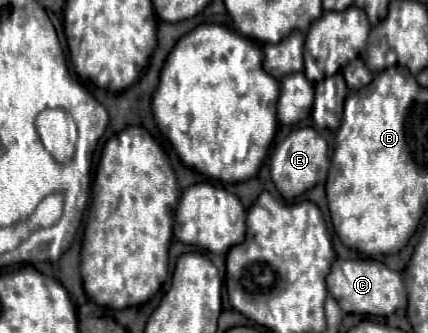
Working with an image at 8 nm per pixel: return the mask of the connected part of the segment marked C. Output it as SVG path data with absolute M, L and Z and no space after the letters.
M336 259L332 263L330 275L326 277L328 293L338 301L340 309L344 313L356 313L356 315L392 315L396 309L406 307L406 287L402 281L402 275L388 269L384 263L374 259Z

